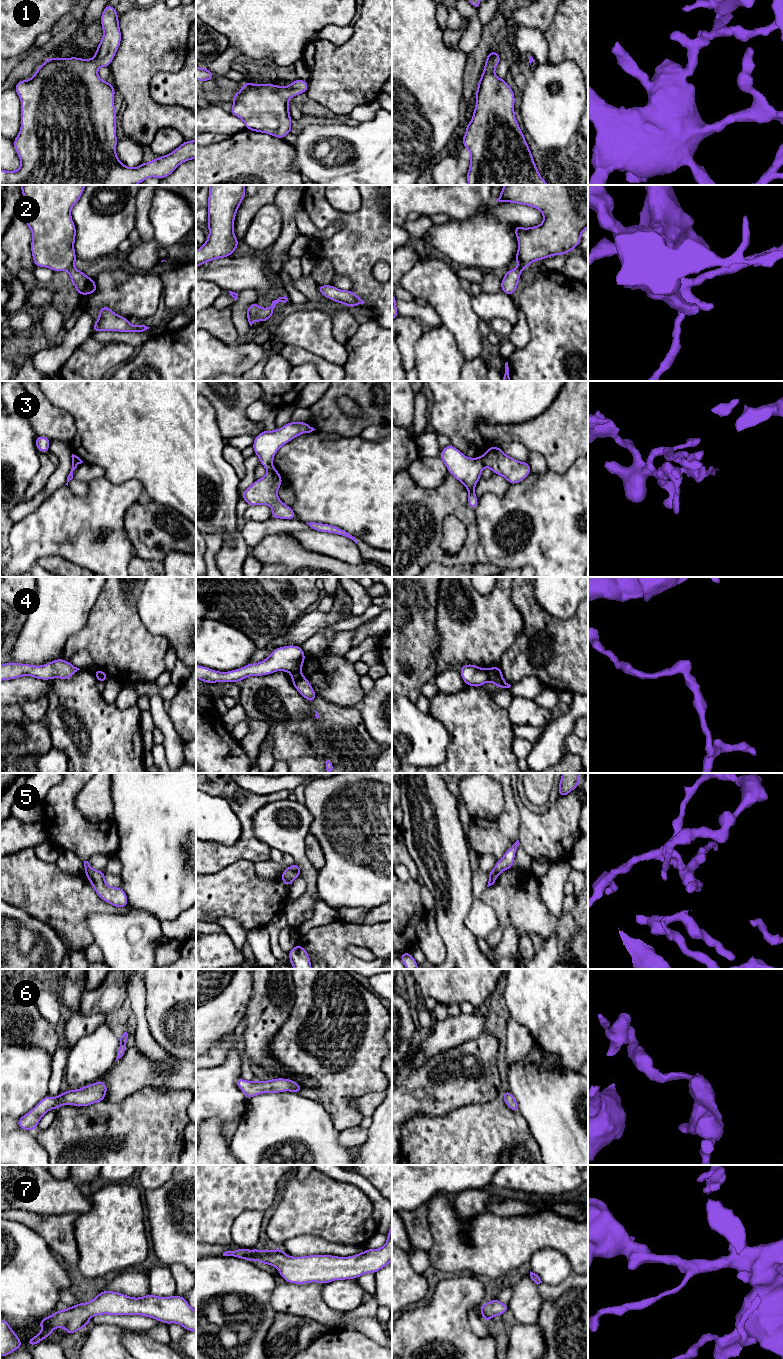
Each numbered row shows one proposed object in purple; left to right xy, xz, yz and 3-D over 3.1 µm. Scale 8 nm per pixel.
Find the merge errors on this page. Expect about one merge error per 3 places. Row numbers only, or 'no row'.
3, 4, 5

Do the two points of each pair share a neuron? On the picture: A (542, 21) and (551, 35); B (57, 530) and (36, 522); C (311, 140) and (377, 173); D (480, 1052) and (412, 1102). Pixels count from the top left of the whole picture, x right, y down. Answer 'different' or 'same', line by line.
A: different
B: same
C: same
D: same

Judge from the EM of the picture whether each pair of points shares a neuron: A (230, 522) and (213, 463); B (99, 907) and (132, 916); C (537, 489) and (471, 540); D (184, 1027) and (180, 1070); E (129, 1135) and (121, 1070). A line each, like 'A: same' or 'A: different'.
A: same
B: different
C: different
D: different
E: different

